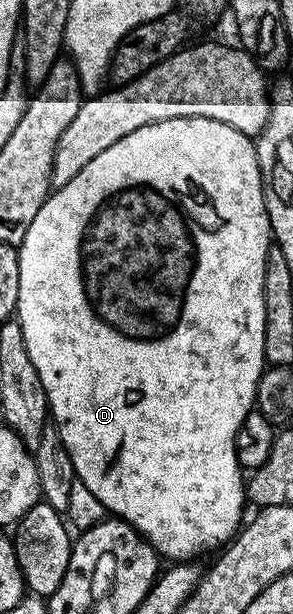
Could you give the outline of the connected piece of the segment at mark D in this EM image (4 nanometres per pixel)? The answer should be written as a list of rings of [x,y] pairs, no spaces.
[[[180,117],[160,121],[152,125],[144,125],[128,137],[120,137],[116,145],[108,145],[100,157],[92,157],[68,185],[51,190],[47,199],[40,205],[40,211],[28,226],[21,246],[18,247],[20,257],[20,297],[18,298],[18,310],[16,318],[20,329],[24,333],[24,345],[28,348],[28,357],[32,357],[32,365],[36,365],[36,373],[40,373],[40,385],[44,385],[46,405],[52,426],[60,433],[60,441],[64,441],[64,449],[68,449],[68,457],[72,457],[74,474],[92,494],[104,504],[111,516],[120,518],[125,523],[131,523],[138,534],[143,535],[151,543],[159,556],[170,558],[170,561],[190,561],[193,555],[202,555],[213,547],[225,548],[226,544],[238,534],[243,526],[242,510],[248,507],[246,498],[246,484],[244,472],[236,457],[236,433],[249,411],[255,410],[258,398],[258,382],[264,370],[266,358],[264,357],[264,261],[268,249],[272,245],[270,238],[270,226],[268,225],[268,213],[264,209],[264,193],[260,185],[260,171],[254,152],[254,139],[251,136],[240,133],[220,121],[212,121],[204,117]]]

